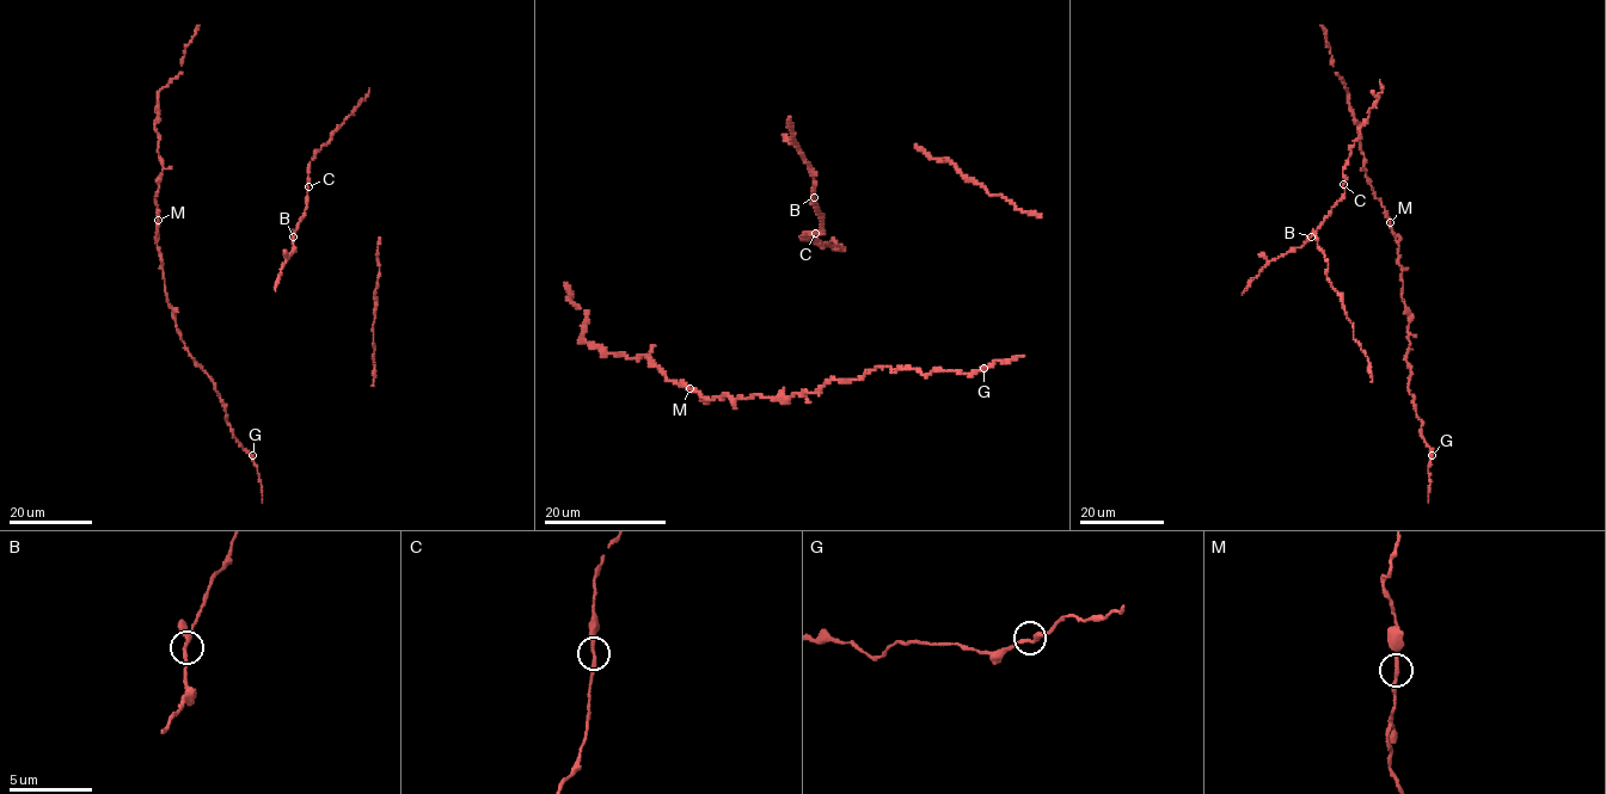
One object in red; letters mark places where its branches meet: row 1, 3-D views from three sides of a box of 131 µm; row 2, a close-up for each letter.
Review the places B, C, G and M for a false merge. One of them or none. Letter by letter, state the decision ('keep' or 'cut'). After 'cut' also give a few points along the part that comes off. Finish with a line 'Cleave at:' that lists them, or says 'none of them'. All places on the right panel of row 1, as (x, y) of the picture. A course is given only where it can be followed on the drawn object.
B: keep
C: keep
G: keep
M: keep
Cleave at: none of them

